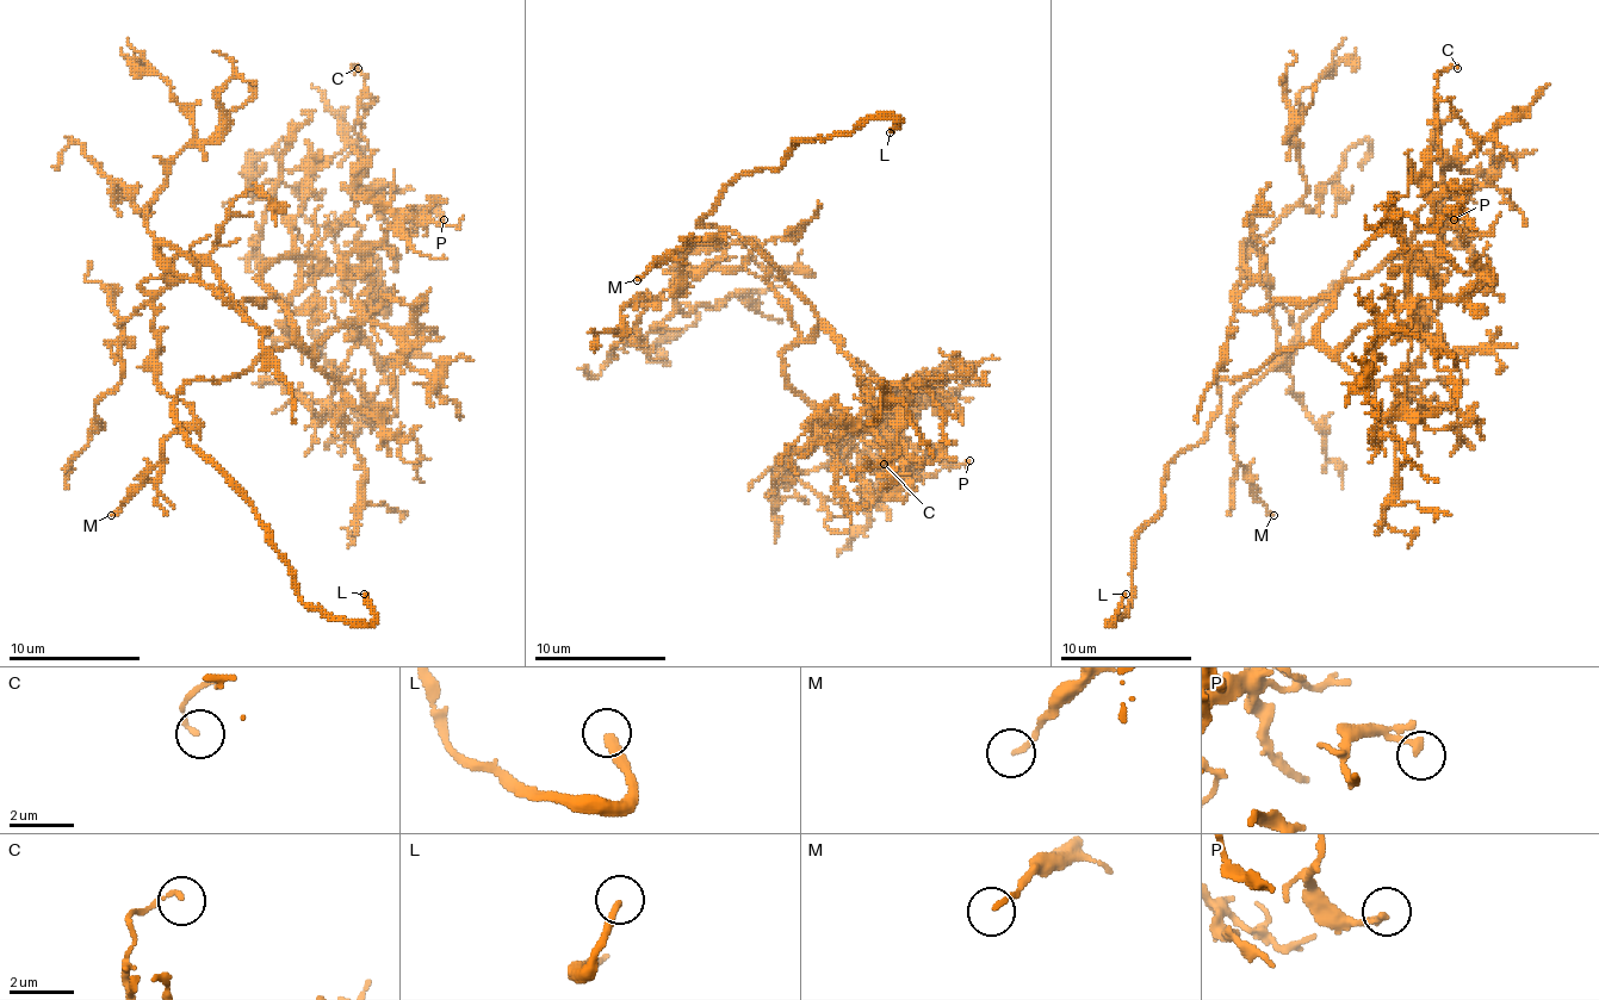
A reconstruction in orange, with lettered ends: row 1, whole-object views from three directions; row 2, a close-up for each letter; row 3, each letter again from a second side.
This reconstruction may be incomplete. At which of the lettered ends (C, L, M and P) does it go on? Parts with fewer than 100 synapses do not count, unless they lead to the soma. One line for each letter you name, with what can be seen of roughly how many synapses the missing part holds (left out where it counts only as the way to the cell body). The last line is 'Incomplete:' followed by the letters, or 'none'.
Incomplete: L

